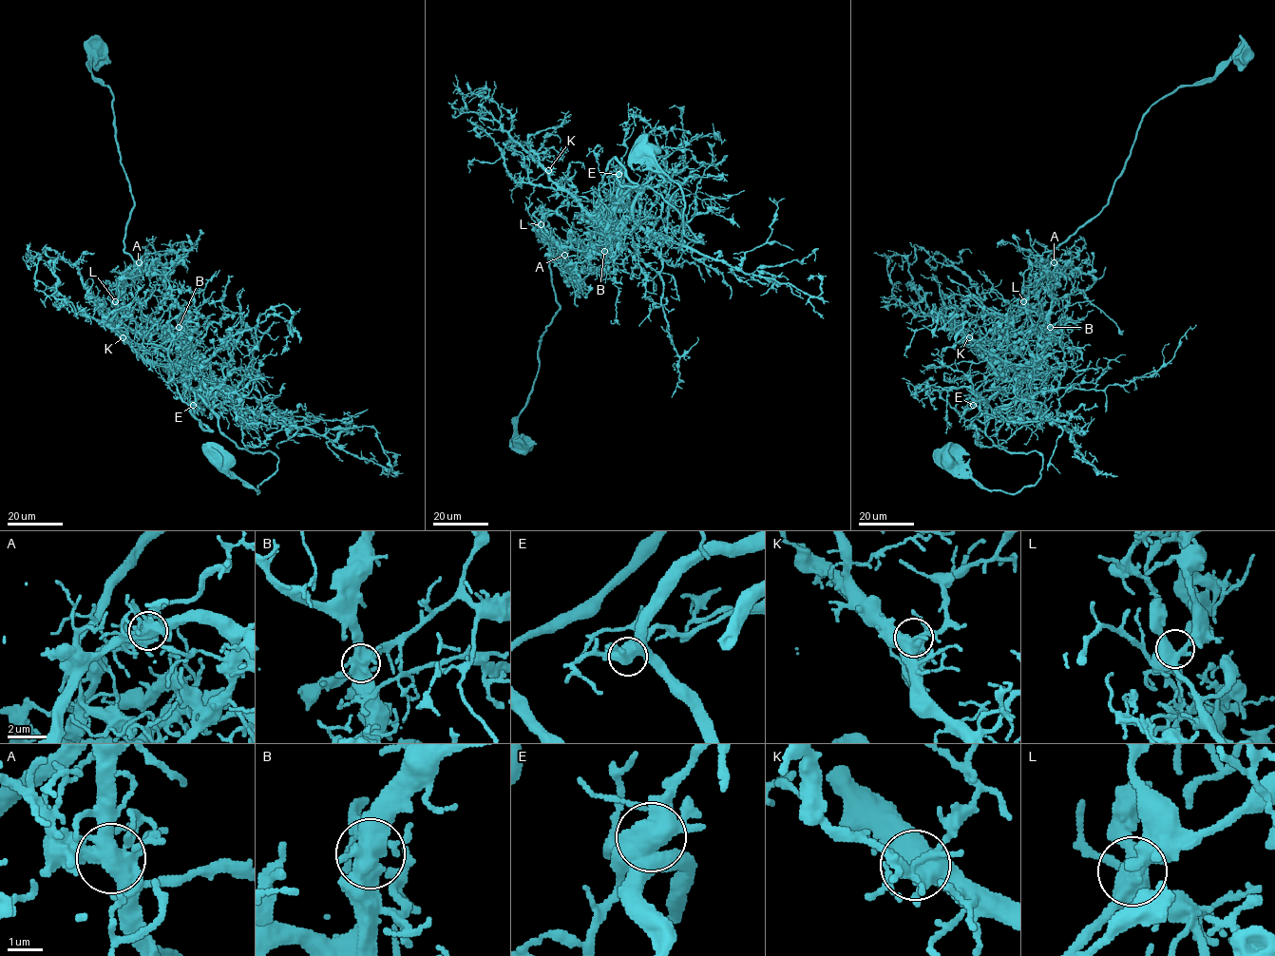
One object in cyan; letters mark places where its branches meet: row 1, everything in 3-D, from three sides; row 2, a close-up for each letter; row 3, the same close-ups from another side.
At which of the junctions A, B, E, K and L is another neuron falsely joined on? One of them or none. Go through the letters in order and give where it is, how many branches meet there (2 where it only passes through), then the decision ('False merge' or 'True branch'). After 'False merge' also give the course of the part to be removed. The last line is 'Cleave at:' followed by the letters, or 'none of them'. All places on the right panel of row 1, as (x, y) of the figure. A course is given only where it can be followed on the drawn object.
A: Place: (1054, 262). Branches: 8. False merge. Course of the part to remove: (1054, 262), (1044, 265), (1108, 203), (1143, 114), (1181, 87), (1216, 75), (1242, 44), (1240, 35)
B: Place: (1050, 327). Branches: 5. True branch
E: Place: (973, 405). Branches: 6. True branch
K: Place: (969, 337). Branches: 7. True branch
L: Place: (1023, 301). Branches: 5. True branch
Cleave at: A

